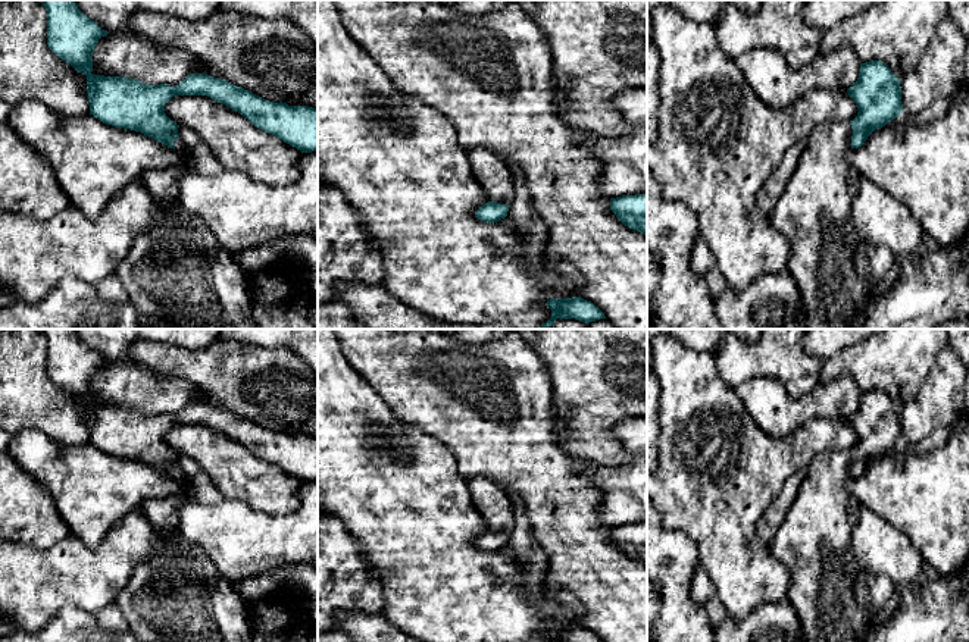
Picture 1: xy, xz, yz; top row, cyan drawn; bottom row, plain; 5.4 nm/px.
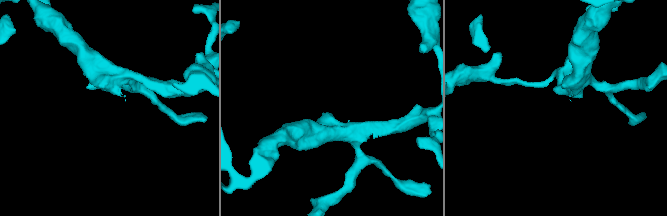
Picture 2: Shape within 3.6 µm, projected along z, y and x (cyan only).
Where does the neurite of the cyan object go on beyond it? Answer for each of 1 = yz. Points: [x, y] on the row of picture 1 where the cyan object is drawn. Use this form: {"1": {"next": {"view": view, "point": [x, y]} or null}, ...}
{"1": {"next": {"view": "yz", "point": [835, 271]}}}

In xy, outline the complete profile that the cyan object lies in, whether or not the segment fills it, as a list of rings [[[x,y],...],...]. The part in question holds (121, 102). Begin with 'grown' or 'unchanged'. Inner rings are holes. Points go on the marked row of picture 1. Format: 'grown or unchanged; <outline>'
grown; [[[38,0],[47,10],[47,44],[62,60],[87,76],[90,115],[106,125],[141,132],[156,141],[188,156],[187,147],[178,135],[178,128],[165,113],[165,104],[176,95],[207,95],[215,101],[238,112],[259,129],[281,138],[301,153],[318,151],[318,109],[307,106],[288,106],[287,103],[268,101],[248,90],[207,73],[191,73],[178,85],[147,85],[125,76],[93,75],[94,47],[109,32],[87,18],[75,0]]]

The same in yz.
grown; [[[872,60],[860,65],[859,78],[847,93],[857,104],[857,116],[850,122],[820,123],[812,129],[806,138],[800,163],[770,214],[773,226],[790,242],[788,272],[801,297],[801,329],[848,329],[862,304],[875,295],[876,284],[900,262],[887,247],[875,245],[856,232],[851,222],[851,201],[859,188],[860,175],[845,157],[850,148],[862,147],[875,129],[885,126],[903,113],[900,79],[888,65]]]

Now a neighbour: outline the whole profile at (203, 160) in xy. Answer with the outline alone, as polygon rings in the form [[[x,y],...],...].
[[[187,126],[178,128],[178,135],[188,150],[191,169],[201,176],[216,176],[224,172],[222,163],[196,131]]]

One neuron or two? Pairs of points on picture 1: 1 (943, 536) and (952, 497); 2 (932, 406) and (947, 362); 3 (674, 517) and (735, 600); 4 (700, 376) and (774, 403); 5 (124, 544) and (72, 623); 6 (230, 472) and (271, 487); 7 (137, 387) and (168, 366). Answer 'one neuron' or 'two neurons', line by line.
1: one neuron
2: one neuron
3: one neuron
4: two neurons
5: two neurons
6: one neuron
7: two neurons

